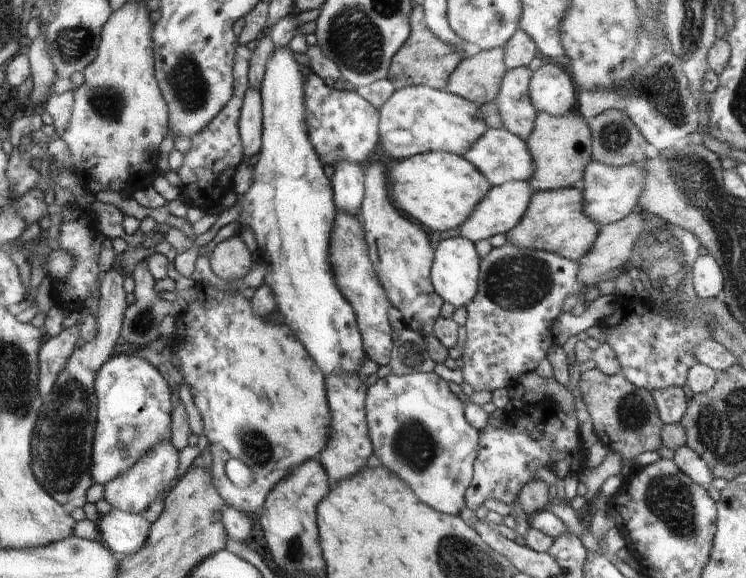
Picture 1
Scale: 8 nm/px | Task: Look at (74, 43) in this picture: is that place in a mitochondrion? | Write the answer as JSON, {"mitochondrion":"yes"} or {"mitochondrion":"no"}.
{"mitochondrion":"yes"}

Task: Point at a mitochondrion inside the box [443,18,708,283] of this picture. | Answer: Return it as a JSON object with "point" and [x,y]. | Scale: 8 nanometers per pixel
{"point":[661,91]}

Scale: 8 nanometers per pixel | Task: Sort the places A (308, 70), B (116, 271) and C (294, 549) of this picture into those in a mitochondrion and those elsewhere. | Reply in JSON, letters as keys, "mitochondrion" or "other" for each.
{"A":"other","B":"other","C":"mitochondrion"}

